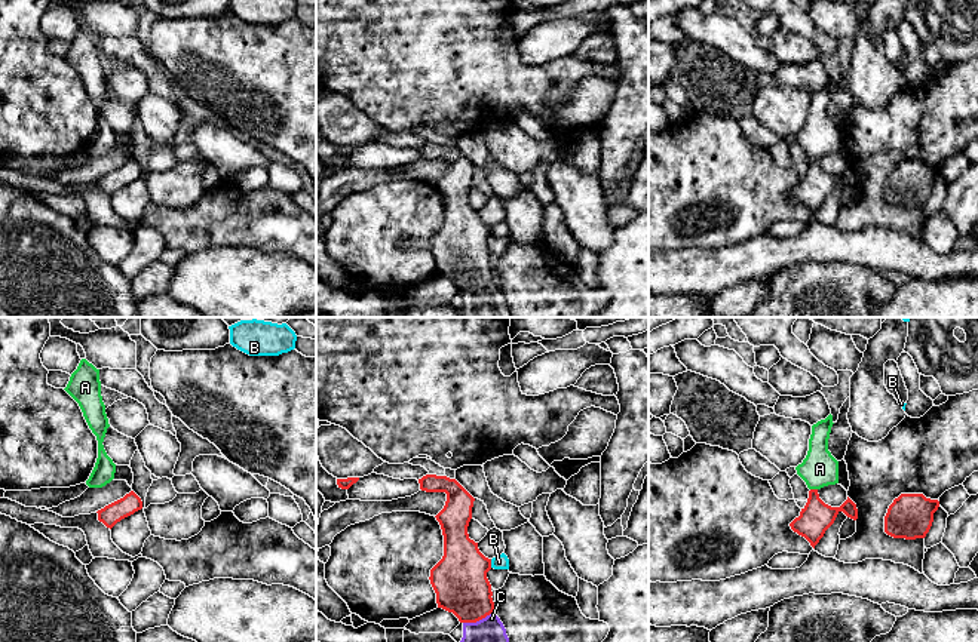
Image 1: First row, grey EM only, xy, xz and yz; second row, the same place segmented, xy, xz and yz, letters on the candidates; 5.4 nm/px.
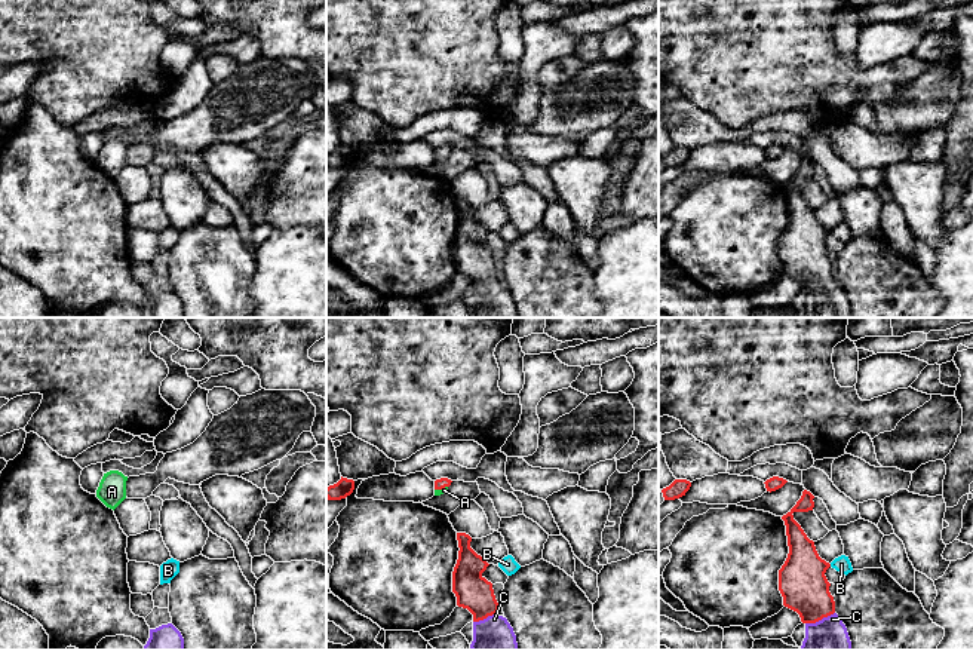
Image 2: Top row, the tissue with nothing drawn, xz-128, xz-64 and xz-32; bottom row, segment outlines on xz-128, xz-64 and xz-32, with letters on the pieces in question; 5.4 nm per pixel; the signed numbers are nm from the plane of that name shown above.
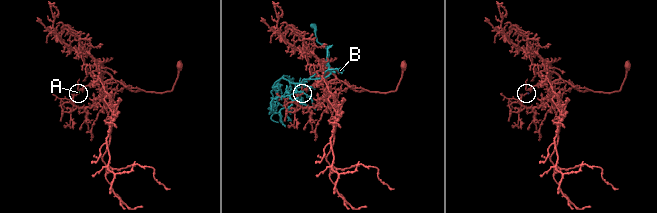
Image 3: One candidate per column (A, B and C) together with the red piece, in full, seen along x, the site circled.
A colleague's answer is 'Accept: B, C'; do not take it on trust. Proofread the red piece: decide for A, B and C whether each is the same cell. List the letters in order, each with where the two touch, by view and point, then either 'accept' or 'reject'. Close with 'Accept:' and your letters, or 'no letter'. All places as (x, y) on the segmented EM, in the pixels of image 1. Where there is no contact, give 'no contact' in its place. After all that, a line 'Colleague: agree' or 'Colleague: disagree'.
A: meets red in yz at (814, 490); accept
B: meets red in xz at (490, 564); reject
C: meets red in xz at (478, 620); accept
Accept: A, C
Colleague: disagree

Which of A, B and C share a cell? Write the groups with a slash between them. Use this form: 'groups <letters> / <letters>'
groups A C / B

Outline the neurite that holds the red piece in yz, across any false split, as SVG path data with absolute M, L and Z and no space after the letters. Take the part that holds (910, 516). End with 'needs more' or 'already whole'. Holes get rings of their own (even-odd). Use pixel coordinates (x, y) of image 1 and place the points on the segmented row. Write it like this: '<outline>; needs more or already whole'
M901 494L887 509L885 532L893 538L925 538L938 507L938 500L926 498L923 494Z; already whole

